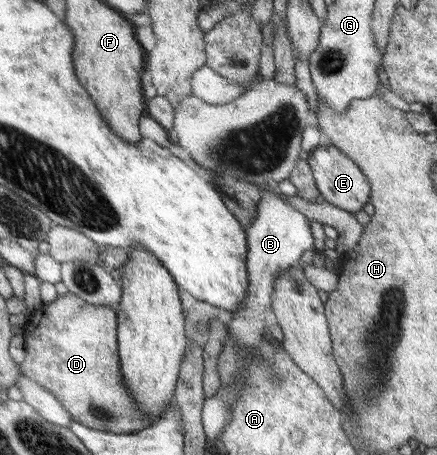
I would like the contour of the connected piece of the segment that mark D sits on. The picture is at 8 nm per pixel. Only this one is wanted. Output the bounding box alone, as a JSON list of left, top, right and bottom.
[19,293,175,434]

